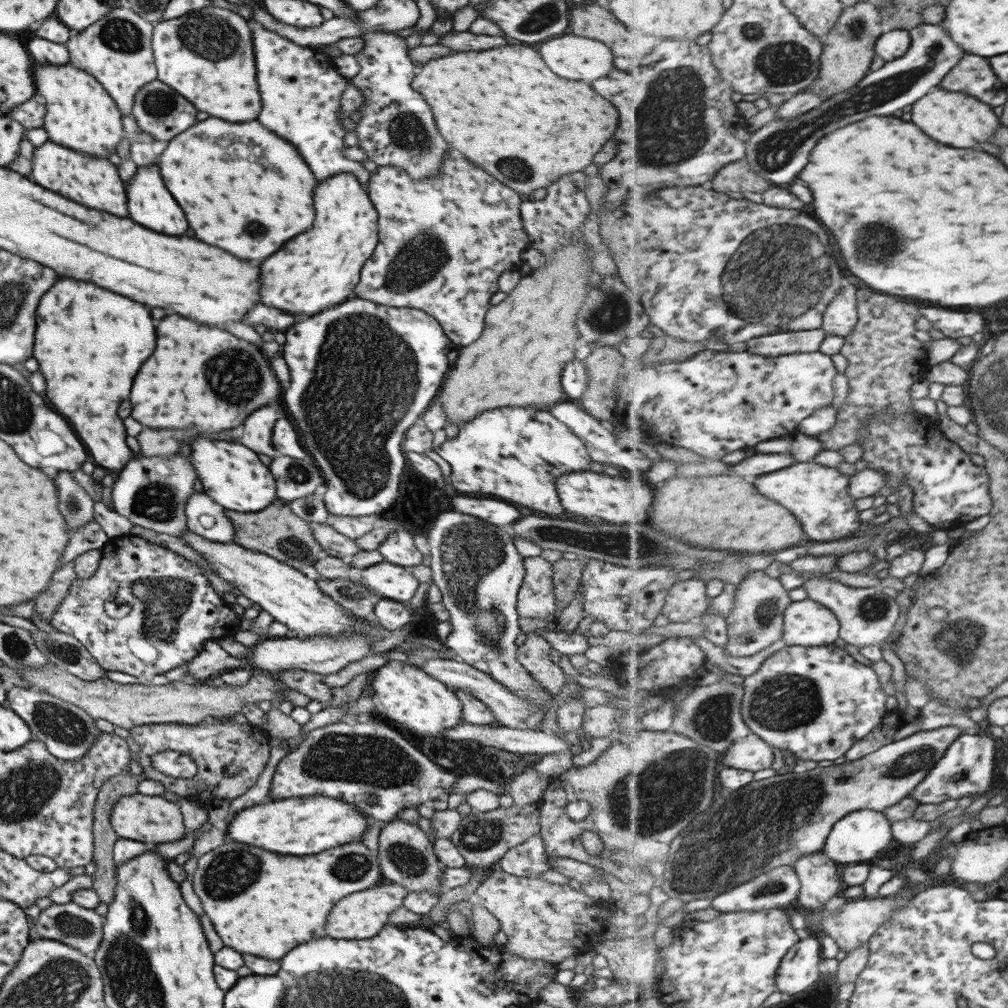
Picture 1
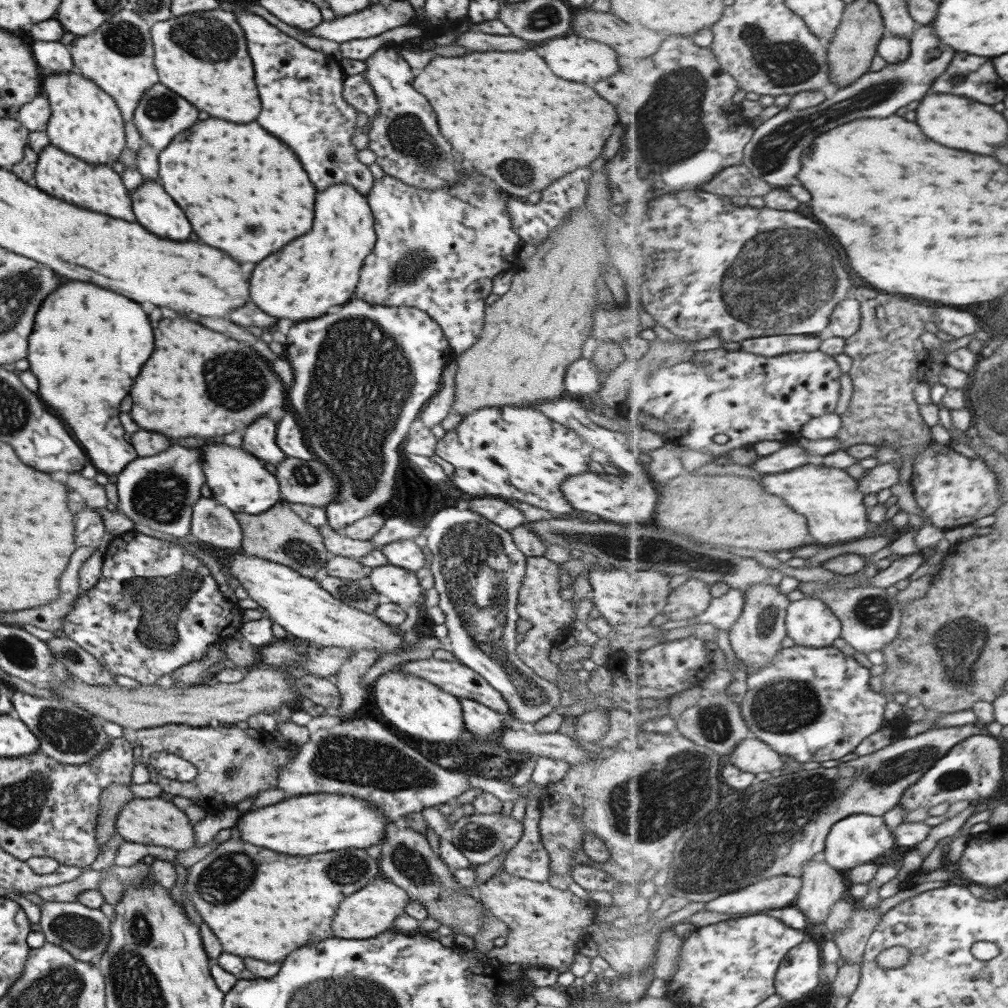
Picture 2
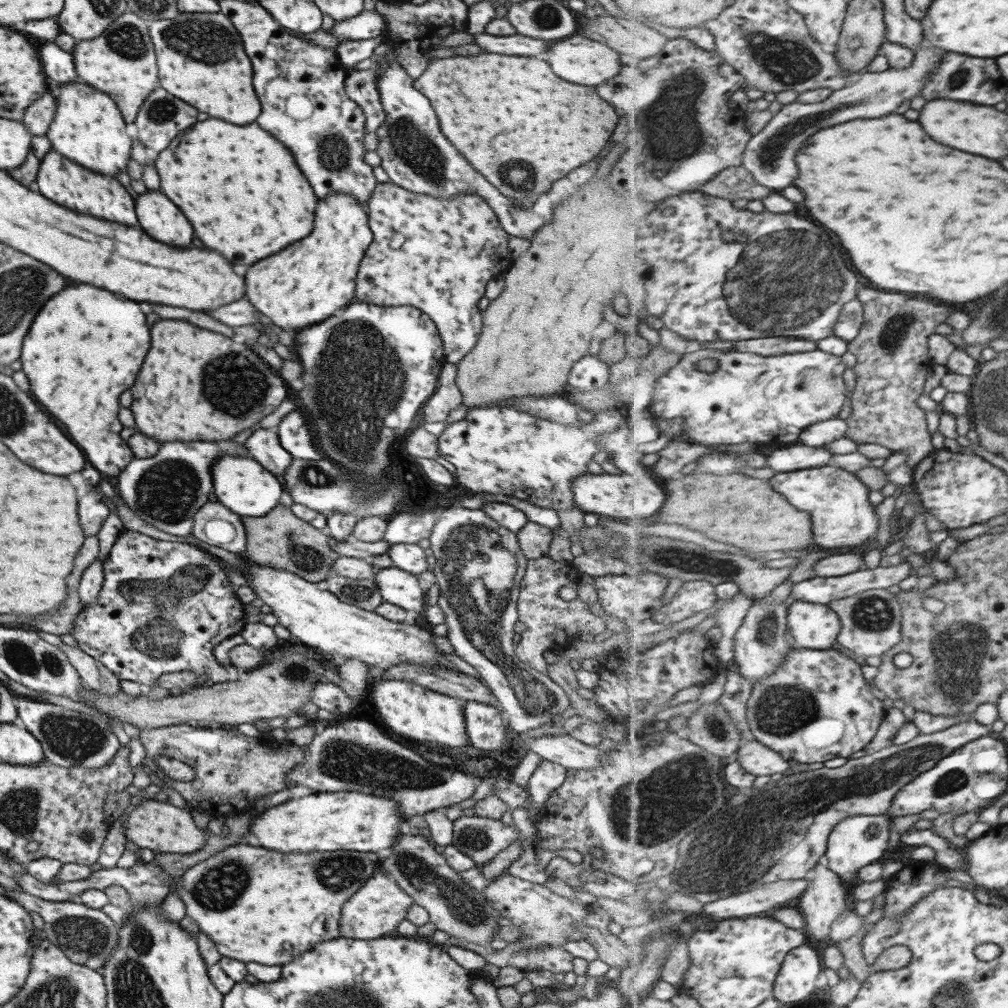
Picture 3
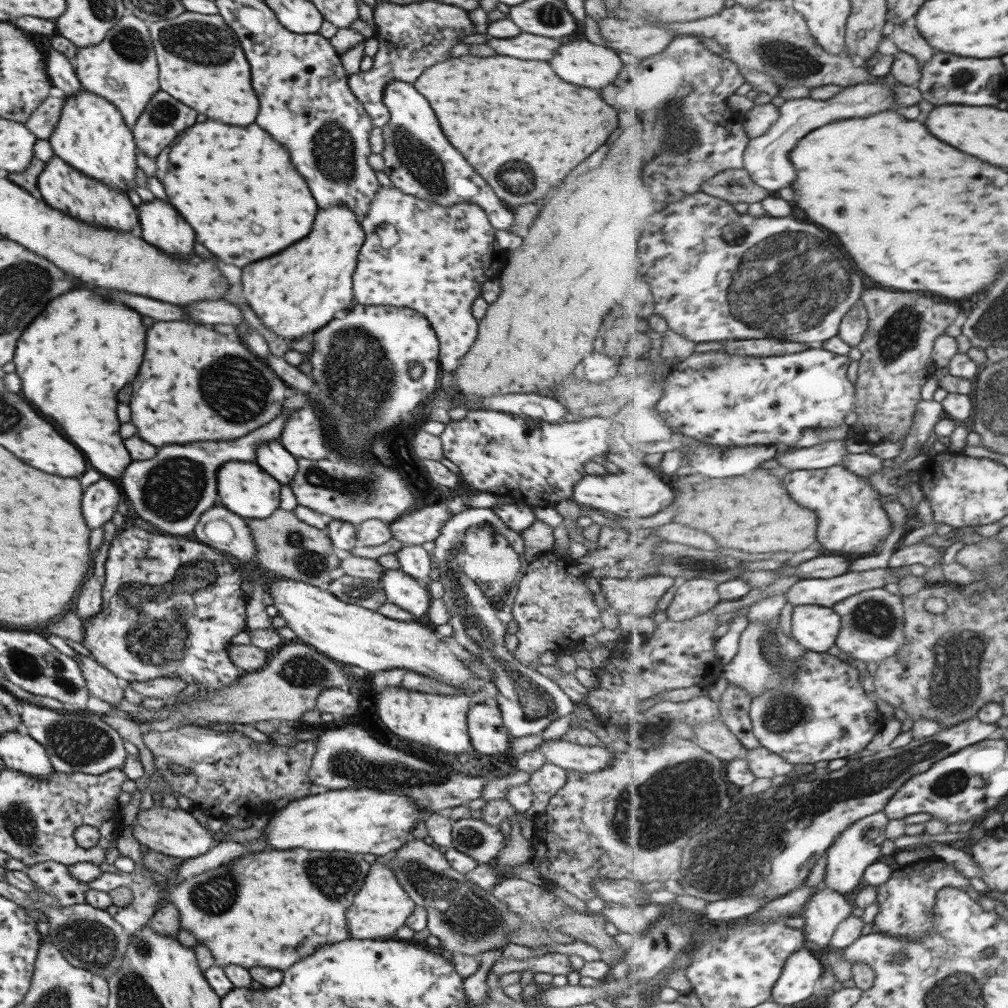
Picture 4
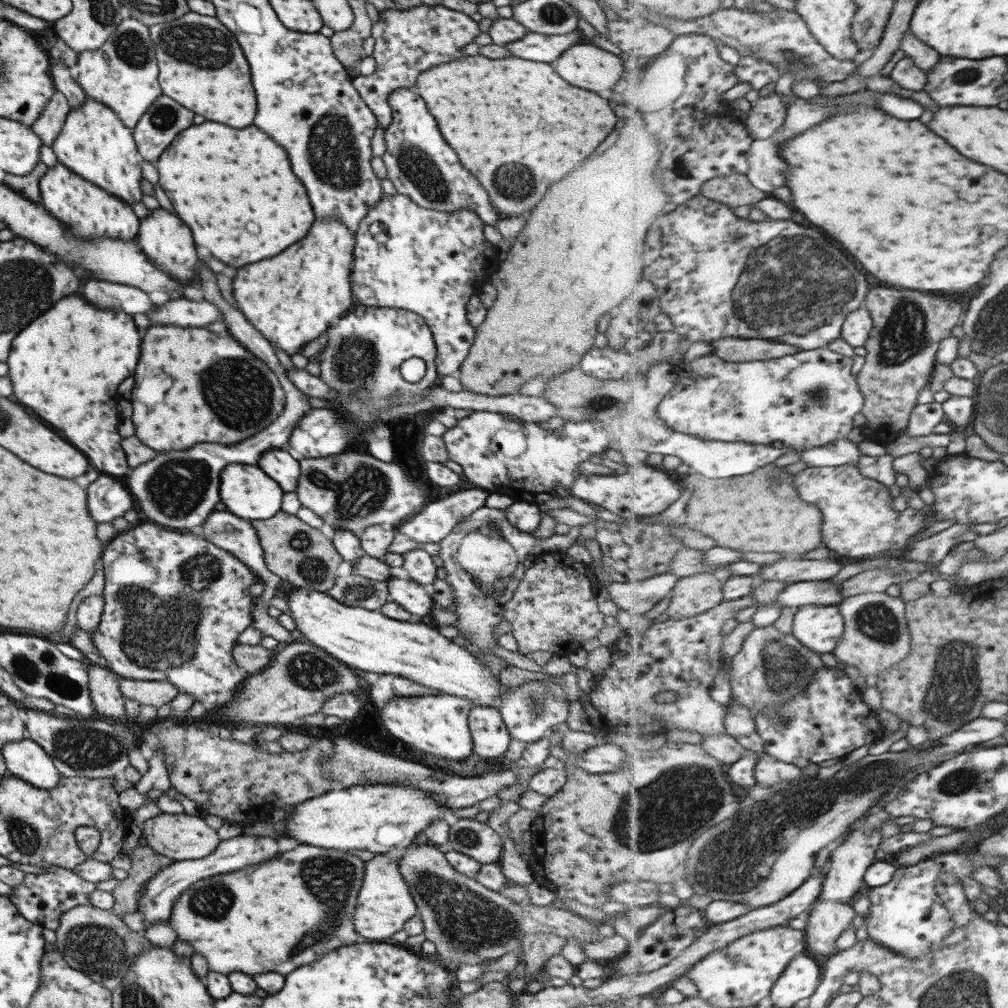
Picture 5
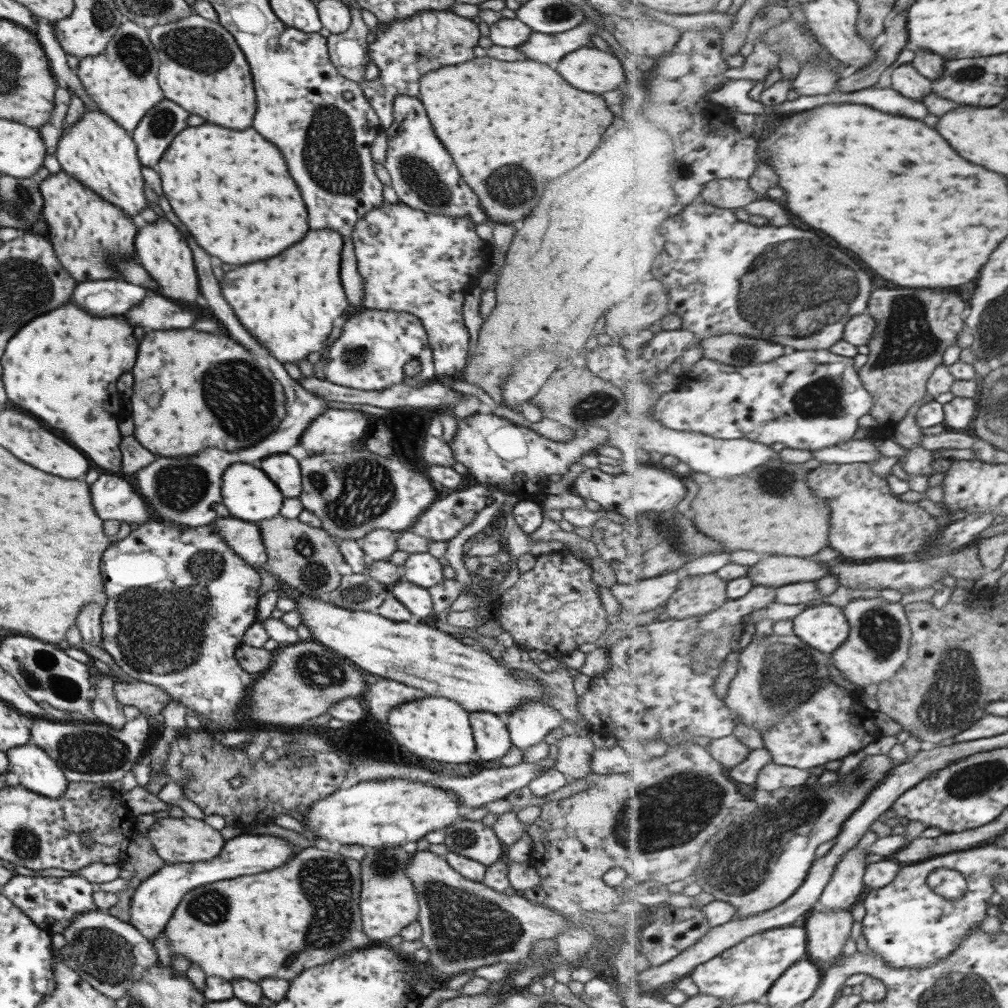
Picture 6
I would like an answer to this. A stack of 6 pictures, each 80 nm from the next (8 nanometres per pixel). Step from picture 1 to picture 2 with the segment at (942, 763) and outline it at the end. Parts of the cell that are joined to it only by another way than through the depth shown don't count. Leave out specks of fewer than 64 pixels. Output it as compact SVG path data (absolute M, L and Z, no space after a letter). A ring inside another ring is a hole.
M976 734L954 746L943 758L938 759L933 770L929 770L928 774L905 791L901 805L905 805L909 812L919 807L933 808L944 802L953 803L973 798L991 800L991 796L999 792L1003 778L1003 748L999 740L994 736Z

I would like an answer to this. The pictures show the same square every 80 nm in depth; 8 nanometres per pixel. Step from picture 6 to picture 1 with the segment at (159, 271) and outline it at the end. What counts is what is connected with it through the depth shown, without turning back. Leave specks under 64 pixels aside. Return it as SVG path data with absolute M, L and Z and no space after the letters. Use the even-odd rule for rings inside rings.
M156 164L137 167L131 181L124 184L124 190L127 212L133 222L137 222L149 230L169 234L169 236L181 236L187 230L187 222L183 218L183 212L179 210L179 206L175 204L171 194L165 190Z

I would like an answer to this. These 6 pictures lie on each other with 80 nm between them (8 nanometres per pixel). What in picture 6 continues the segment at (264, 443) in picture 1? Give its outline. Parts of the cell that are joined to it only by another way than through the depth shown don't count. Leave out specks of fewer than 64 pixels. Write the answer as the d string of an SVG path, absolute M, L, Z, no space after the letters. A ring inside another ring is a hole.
M288 453L270 454L261 460L259 468L275 483L283 498L295 498L300 493L299 463Z

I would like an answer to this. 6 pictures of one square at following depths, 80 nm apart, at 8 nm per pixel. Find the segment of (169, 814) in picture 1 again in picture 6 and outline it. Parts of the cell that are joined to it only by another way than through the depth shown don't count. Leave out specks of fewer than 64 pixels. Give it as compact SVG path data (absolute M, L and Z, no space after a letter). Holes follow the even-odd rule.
M183 815L181 818L158 818L149 826L147 838L150 840L153 850L161 857L166 864L173 863L194 863L210 861L217 856L225 840L202 819L195 819Z

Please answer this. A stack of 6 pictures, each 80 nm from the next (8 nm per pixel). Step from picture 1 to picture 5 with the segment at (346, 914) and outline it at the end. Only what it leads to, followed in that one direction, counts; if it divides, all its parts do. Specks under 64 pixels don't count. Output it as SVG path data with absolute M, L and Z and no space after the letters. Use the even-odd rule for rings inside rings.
M379 853L364 862L362 885L358 890L353 912L353 926L359 936L369 941L390 941L391 935L399 932L404 923L417 912L416 904L398 871L398 860L399 858L387 859L384 853Z

